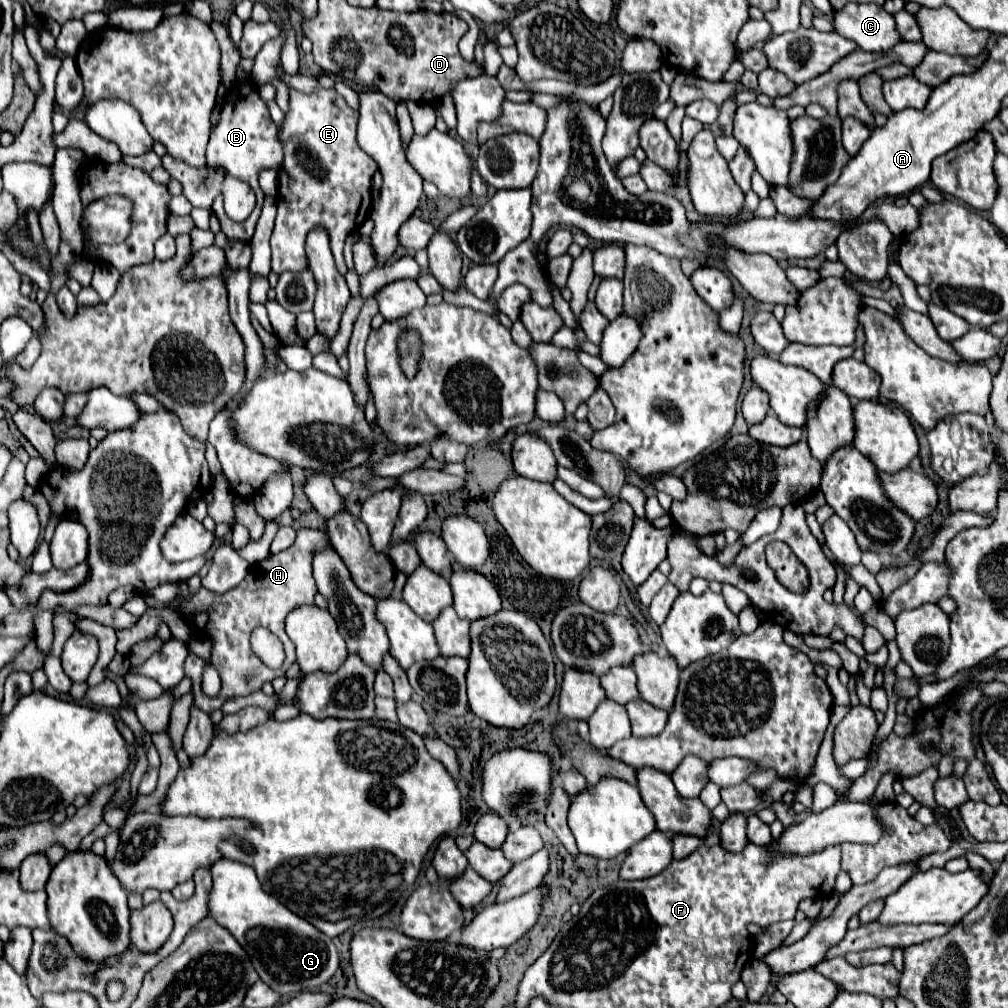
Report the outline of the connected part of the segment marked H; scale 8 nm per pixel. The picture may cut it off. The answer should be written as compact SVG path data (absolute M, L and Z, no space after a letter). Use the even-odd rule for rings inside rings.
M300 528L296 534L296 542L278 554L268 554L262 562L250 566L248 576L232 590L224 594L208 592L206 588L200 588L198 592L190 592L190 586L186 582L178 582L178 596L180 602L184 596L188 602L180 602L180 612L192 620L196 630L208 638L212 638L212 658L210 662L220 672L221 689L216 698L208 698L202 688L202 670L206 662L196 656L194 652L188 652L186 660L186 676L192 680L192 694L194 694L194 706L202 712L212 714L214 710L220 710L222 704L232 696L246 696L250 692L256 692L262 688L264 682L272 682L278 676L284 676L284 672L294 664L294 644L290 642L286 630L284 630L284 618L292 608L300 604L314 604L316 596L316 582L312 576L312 554L316 554L316 548L328 548L326 534L322 530L314 528ZM254 628L268 628L272 634L276 634L286 652L286 660L278 670L268 668L250 648L250 632Z

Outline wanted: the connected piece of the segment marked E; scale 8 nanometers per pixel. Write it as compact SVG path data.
M320 88L312 96L298 90L290 90L290 112L286 114L286 124L280 130L280 142L284 148L282 172L286 172L288 184L284 186L284 180L280 180L278 184L278 216L276 216L276 226L270 240L272 270L276 274L282 274L286 270L300 272L308 268L306 252L304 252L304 238L314 226L324 226L328 230L336 266L340 274L346 274L348 268L346 268L344 252L342 252L344 242L368 218L368 208L372 202L370 182L372 182L374 172L378 170L378 164L356 142L356 124L358 124L358 112L352 110L336 90Z

